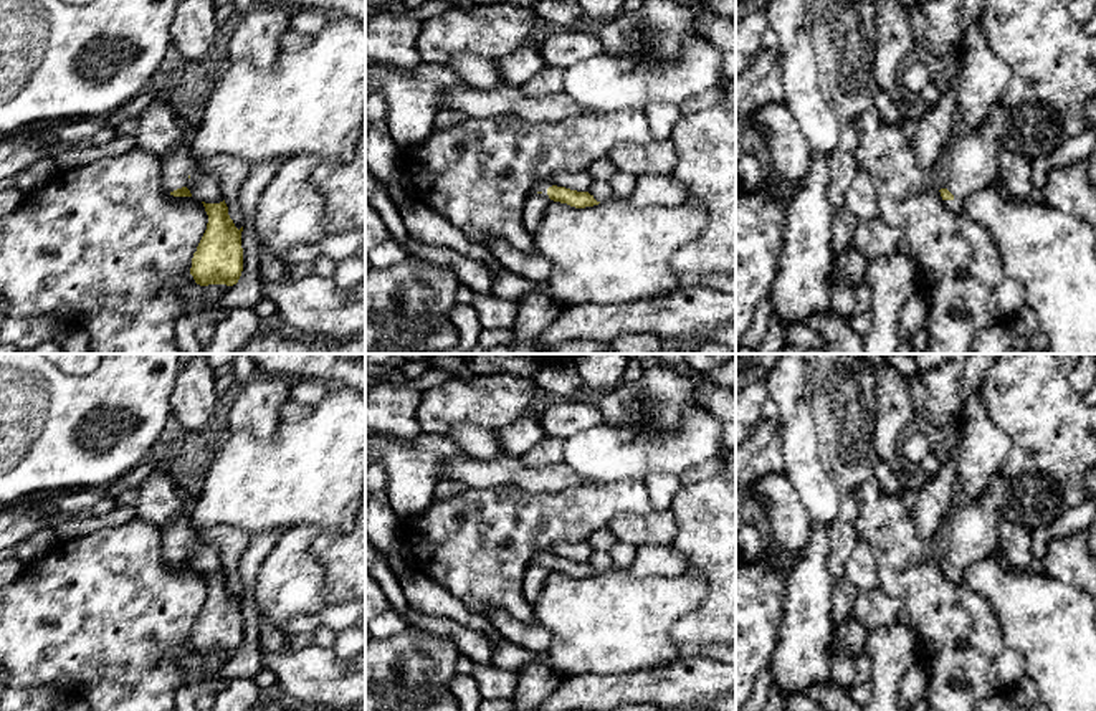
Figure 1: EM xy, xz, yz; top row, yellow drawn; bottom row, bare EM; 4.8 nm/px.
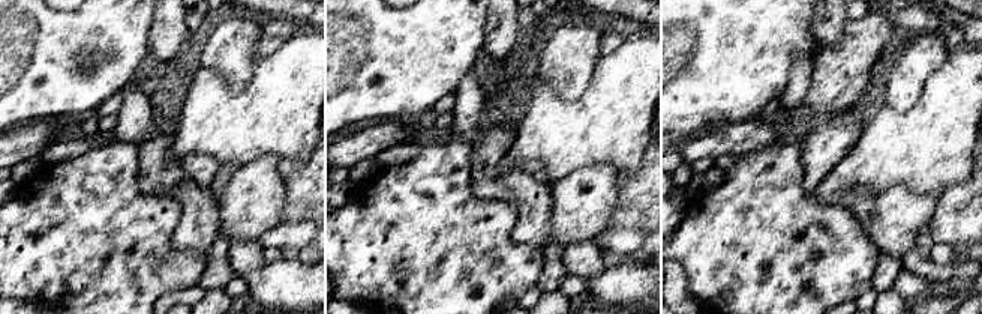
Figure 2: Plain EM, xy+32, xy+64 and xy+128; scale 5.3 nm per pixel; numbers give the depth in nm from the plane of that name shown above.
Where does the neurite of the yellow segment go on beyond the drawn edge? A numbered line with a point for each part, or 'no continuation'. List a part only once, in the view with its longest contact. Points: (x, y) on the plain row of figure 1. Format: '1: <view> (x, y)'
1: yz (1029, 396)

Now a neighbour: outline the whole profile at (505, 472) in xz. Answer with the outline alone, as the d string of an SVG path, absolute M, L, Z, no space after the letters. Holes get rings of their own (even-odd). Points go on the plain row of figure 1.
M468 455L450 458L441 465L440 478L460 481L471 489L521 488L534 494L552 494L593 481L577 475L565 463L559 466L527 466L521 456L501 455L478 460Z

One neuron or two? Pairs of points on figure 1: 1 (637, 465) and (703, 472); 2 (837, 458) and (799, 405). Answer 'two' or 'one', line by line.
1: two
2: two

